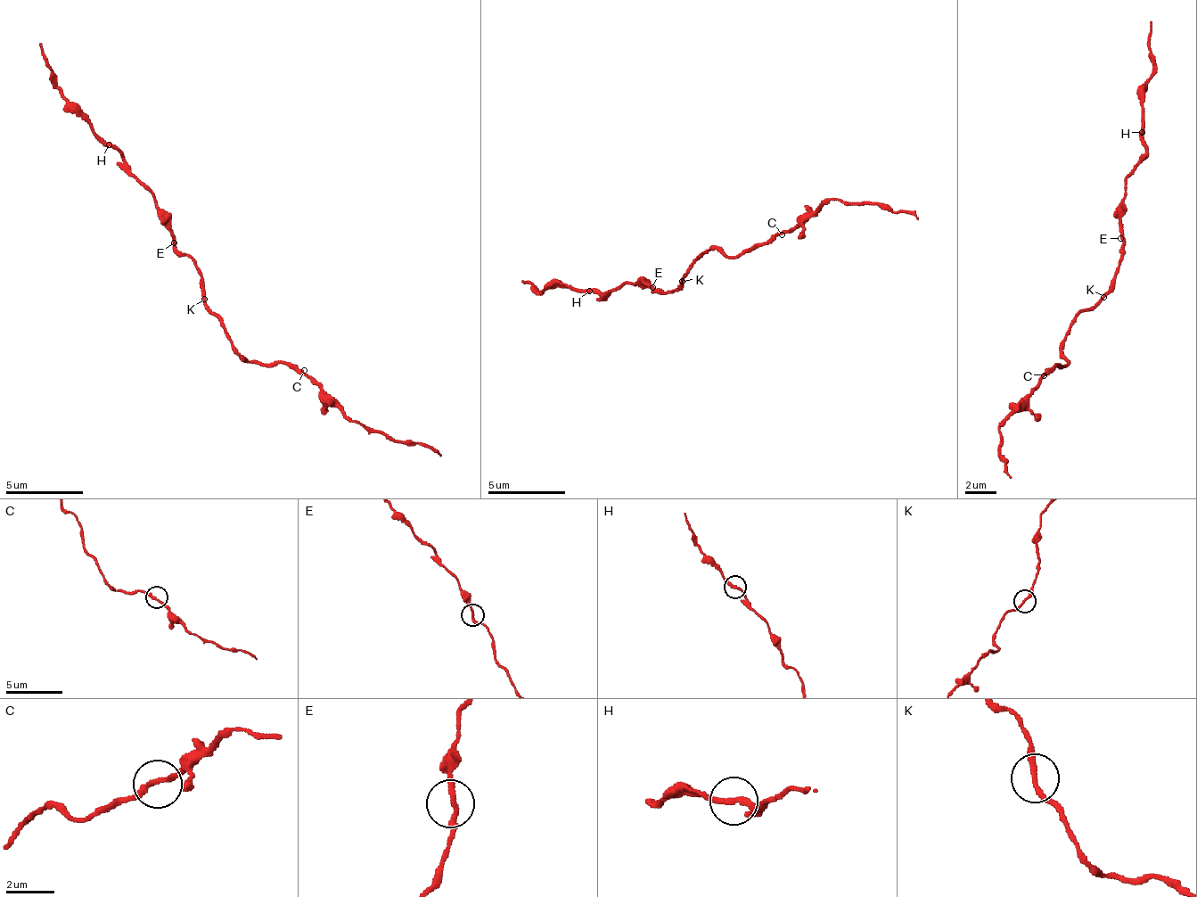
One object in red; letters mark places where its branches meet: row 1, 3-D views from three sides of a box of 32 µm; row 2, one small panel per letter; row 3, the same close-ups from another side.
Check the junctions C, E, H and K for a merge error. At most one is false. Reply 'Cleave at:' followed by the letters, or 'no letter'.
Cleave at: H

